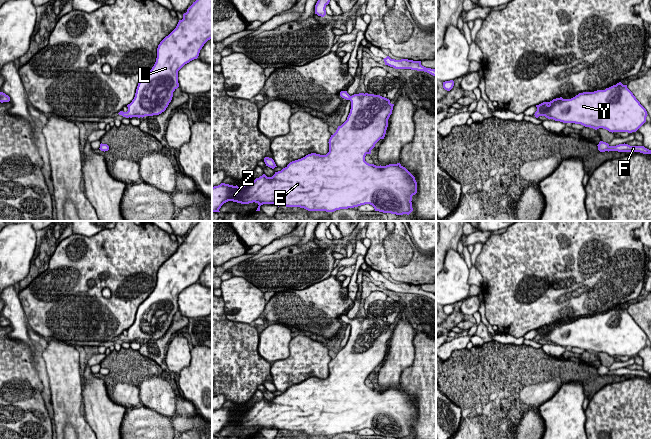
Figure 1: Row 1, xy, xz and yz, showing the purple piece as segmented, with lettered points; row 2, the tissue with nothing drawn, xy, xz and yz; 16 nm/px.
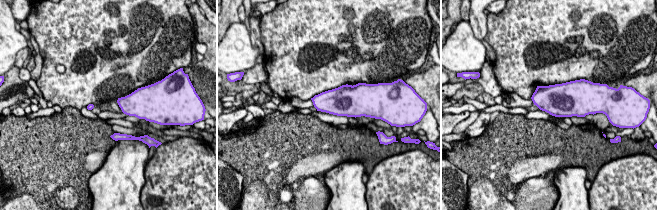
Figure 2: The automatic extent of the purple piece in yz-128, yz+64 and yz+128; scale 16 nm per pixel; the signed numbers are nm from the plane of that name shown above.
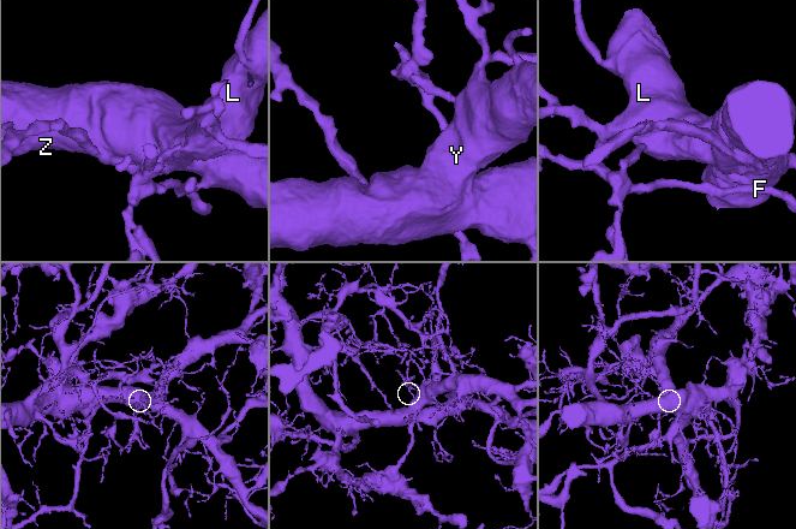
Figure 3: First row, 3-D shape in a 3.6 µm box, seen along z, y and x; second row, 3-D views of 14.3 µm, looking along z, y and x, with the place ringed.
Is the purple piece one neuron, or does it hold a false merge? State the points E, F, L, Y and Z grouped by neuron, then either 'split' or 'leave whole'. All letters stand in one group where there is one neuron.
E F L Y Z; leave whole

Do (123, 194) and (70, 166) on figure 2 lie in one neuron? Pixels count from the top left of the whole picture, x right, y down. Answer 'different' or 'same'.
different

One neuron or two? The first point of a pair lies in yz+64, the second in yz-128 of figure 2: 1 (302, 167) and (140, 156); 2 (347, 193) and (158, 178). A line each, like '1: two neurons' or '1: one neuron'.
1: two neurons
2: two neurons

